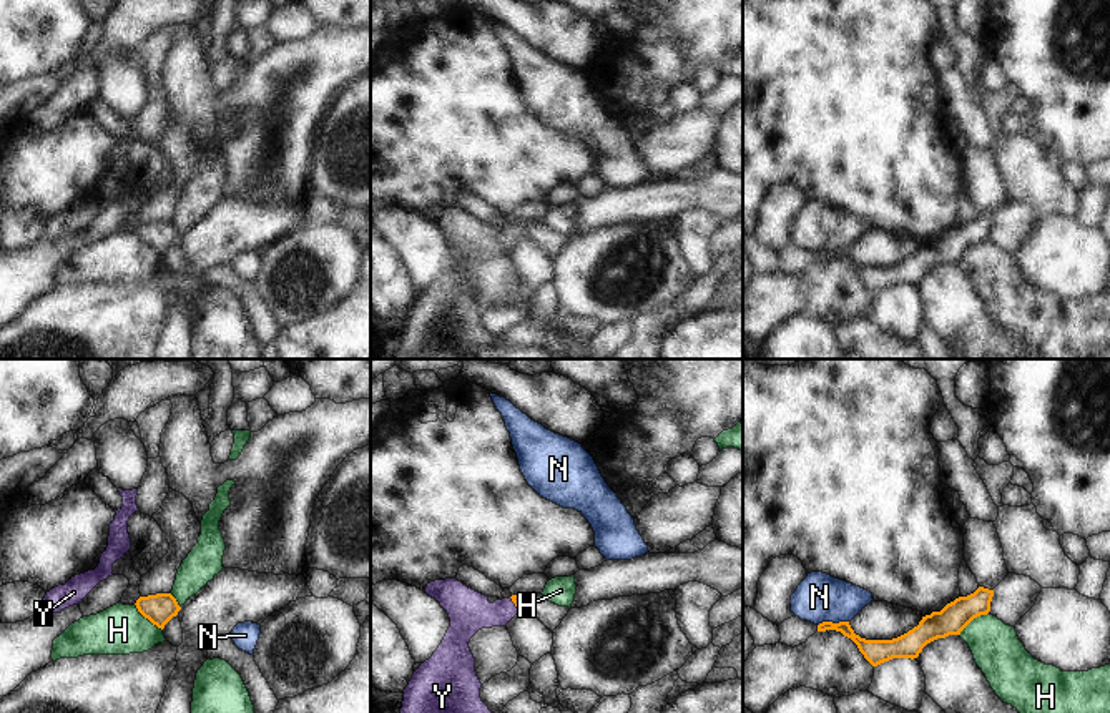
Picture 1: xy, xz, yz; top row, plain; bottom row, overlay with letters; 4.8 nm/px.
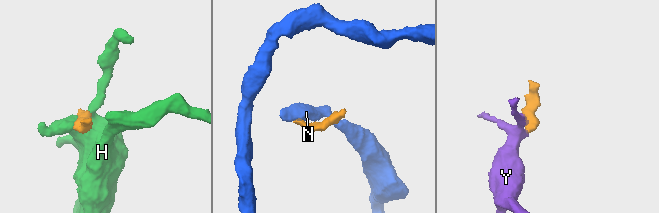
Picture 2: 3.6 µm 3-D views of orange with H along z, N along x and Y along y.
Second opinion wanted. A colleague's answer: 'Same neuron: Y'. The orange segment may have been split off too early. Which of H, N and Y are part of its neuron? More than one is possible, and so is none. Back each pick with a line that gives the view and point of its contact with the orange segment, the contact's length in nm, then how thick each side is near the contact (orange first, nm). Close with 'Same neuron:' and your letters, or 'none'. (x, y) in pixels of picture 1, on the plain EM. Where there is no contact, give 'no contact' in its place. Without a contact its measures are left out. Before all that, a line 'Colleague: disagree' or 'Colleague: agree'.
Colleague: agree
Y: meets orange in xz at (514, 230); contact 80 nm long; 50 nm thick on the orange side, 200 nm on the other
Same neuron: Y

